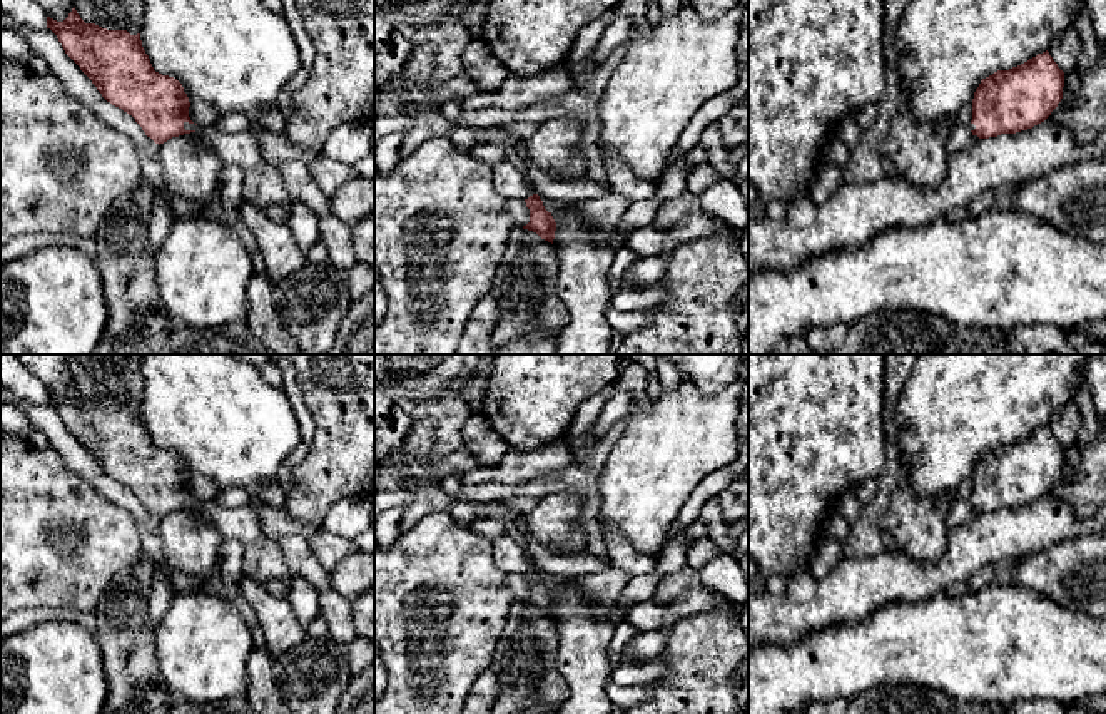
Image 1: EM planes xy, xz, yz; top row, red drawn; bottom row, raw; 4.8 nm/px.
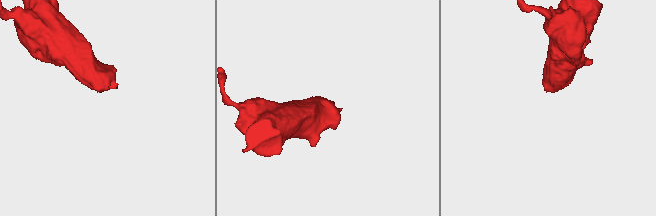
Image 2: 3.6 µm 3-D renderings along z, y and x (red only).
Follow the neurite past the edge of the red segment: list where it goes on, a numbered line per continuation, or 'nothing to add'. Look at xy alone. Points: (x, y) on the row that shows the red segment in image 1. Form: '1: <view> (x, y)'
1: xy (241, 149)

